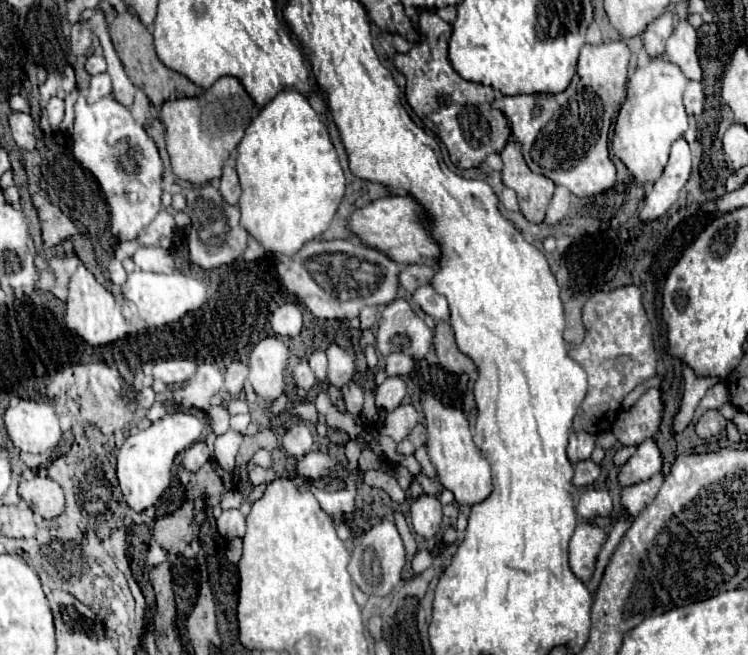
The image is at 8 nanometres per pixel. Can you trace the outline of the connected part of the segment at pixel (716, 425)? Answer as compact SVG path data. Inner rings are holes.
M711 409L707 411L695 425L697 429L697 435L701 439L709 439L709 437L715 437L721 429L725 429L725 417L717 411L717 409Z

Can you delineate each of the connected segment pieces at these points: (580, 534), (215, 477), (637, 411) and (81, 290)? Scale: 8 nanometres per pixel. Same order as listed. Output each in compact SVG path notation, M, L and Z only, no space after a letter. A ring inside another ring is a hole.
M579 521L579 525L575 527L575 533L569 541L569 563L573 573L583 583L589 583L595 571L597 555L605 541L607 533L599 525L593 525L591 521Z
M215 461L207 463L199 471L191 473L183 465L179 465L179 479L185 483L187 497L193 499L199 507L203 507L203 497L207 497L207 505L219 505L225 491L235 489L235 469L223 471Z
M649 389L629 411L623 411L613 423L613 435L621 445L639 445L645 437L653 437L661 423L661 391Z
M83 265L73 273L71 283L69 283L69 297L67 297L67 315L65 315L65 323L71 331L75 331L77 335L81 335L89 345L95 347L95 317L97 317L97 331L101 335L103 341L113 341L113 339L123 339L125 335L129 335L129 323L127 319L121 315L113 295L101 285L97 283L97 279L93 277L91 271L87 271Z

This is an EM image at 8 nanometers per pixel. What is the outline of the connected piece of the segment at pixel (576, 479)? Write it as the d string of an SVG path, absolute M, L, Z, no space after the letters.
M591 459L575 463L575 475L573 475L573 485L575 487L591 485L597 477L599 477L599 465L593 463Z

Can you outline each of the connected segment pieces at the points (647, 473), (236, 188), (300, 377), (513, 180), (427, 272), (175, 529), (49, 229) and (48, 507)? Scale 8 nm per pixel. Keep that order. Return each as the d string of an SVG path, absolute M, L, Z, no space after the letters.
M645 439L637 451L631 455L631 459L623 465L621 473L619 473L619 485L633 485L639 481L649 479L651 475L659 473L663 467L663 457L661 451L657 447L657 443L653 439Z
M225 165L225 167L223 167L223 175L221 175L221 179L219 179L219 191L221 191L223 199L225 199L229 205L237 205L239 195L241 195L241 185L239 185L235 167L231 167L231 165Z
M301 361L297 367L295 367L295 371L293 371L293 379L295 379L295 383L301 383L301 385L297 385L299 389L311 389L313 385L309 385L309 383L315 383L315 375L313 375L313 371L309 369L309 365L307 365L307 361Z
M507 143L501 151L503 159L503 183L517 193L521 213L531 223L541 223L545 219L547 205L551 201L555 183L543 175L533 173L521 155L519 143Z
M405 265L399 273L399 283L409 291L413 293L419 285L427 285L431 283L431 275L435 271L427 265Z
M185 501L175 513L157 519L153 527L153 539L169 553L181 553L193 539L193 515L195 503Z
M33 193L33 205L39 213L41 227L43 227L43 241L47 247L59 245L63 239L77 233L77 227L73 221L61 213L59 207L55 207L43 193Z
M33 477L19 483L19 495L37 511L43 519L53 519L65 509L65 495L59 483L49 477Z

